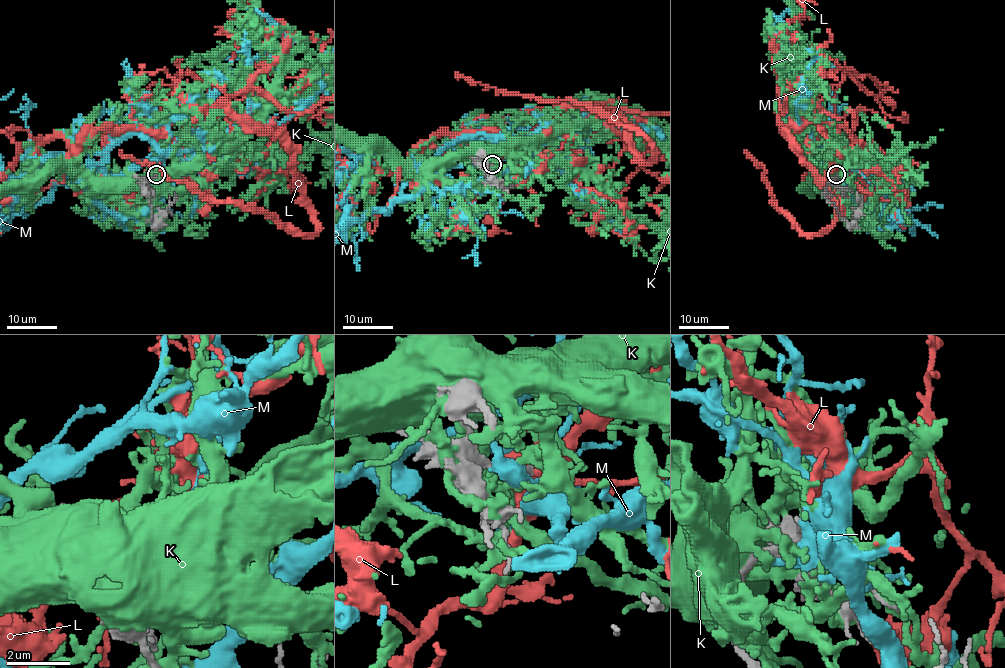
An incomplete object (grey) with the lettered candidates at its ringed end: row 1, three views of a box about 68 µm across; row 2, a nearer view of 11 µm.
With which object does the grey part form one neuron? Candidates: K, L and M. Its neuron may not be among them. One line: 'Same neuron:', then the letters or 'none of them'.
Same neuron: L

